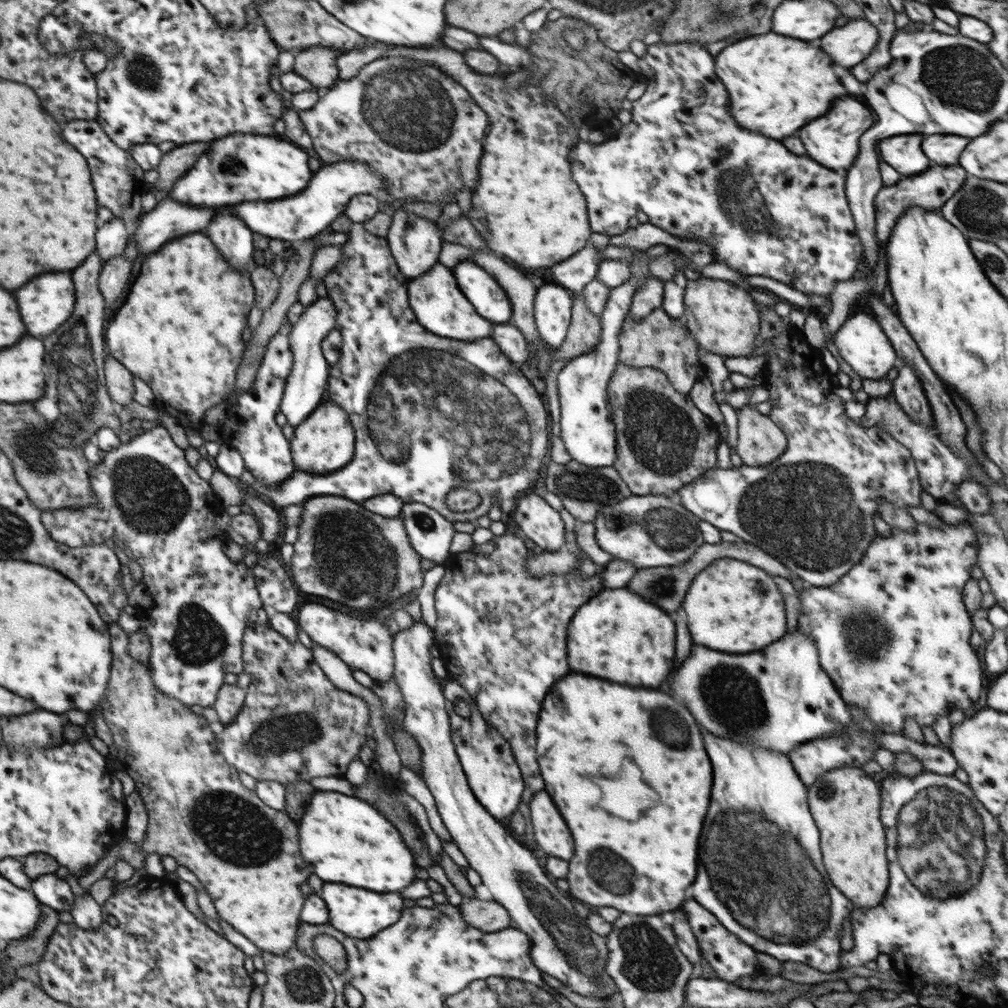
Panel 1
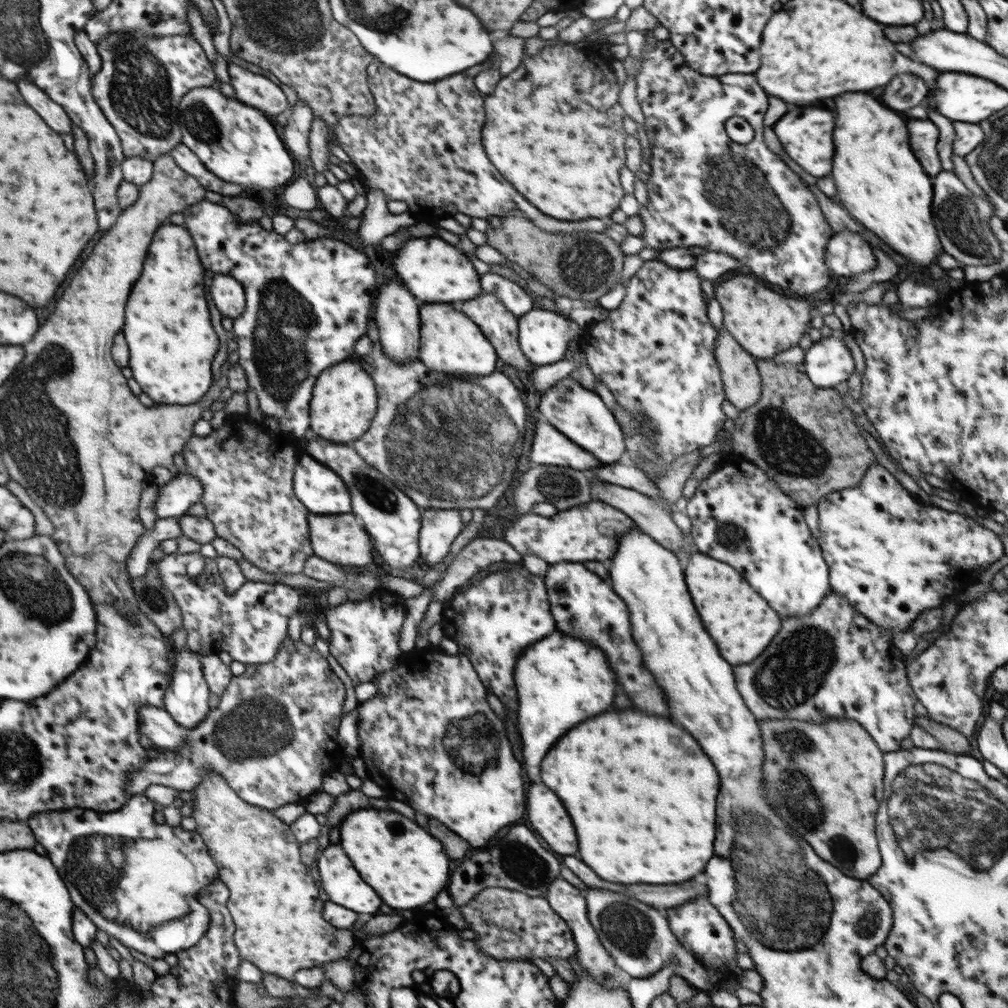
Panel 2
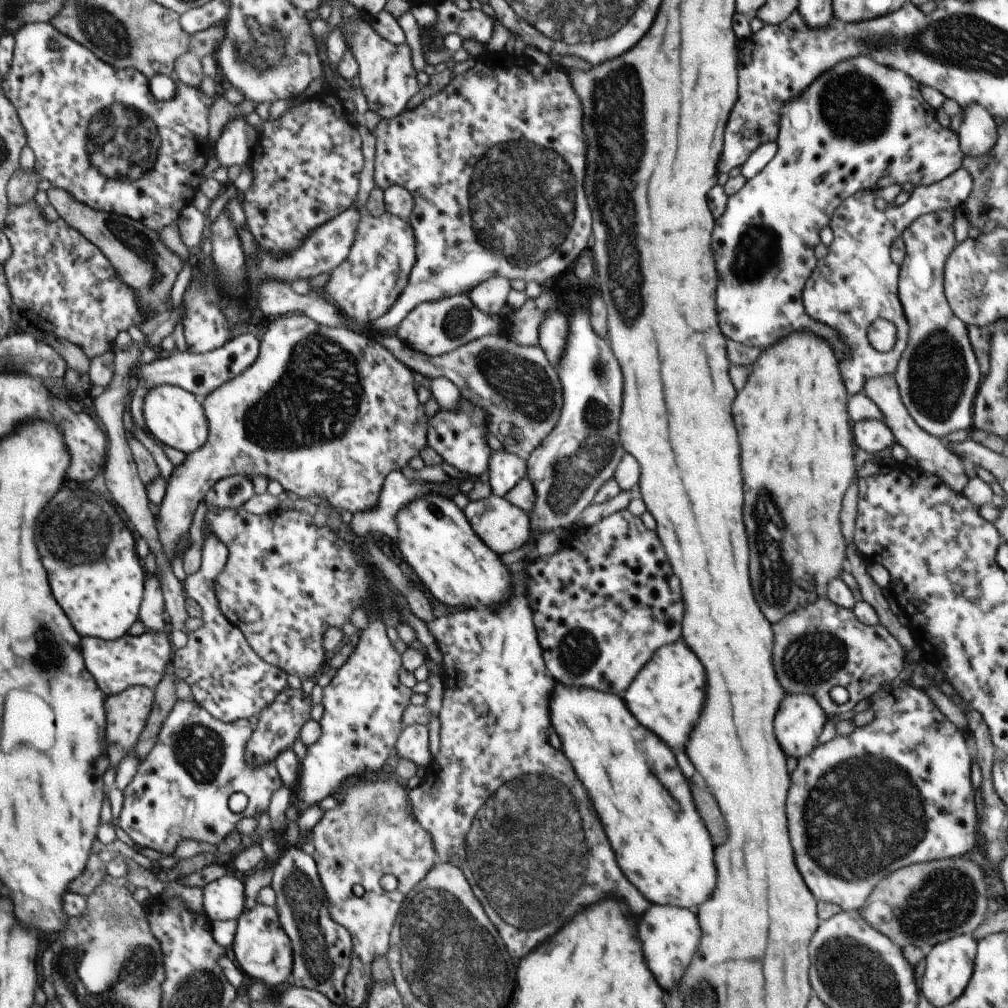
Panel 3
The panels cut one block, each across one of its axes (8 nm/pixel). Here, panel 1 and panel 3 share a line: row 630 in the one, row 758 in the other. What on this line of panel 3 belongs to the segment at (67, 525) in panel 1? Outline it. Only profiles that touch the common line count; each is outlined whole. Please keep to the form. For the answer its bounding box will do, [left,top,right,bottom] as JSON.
[118,699,283,856]

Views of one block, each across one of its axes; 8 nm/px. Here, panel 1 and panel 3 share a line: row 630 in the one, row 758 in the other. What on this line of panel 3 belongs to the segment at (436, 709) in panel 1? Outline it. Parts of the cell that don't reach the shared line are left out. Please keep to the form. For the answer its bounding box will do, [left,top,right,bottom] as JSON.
[395,724,433,767]

